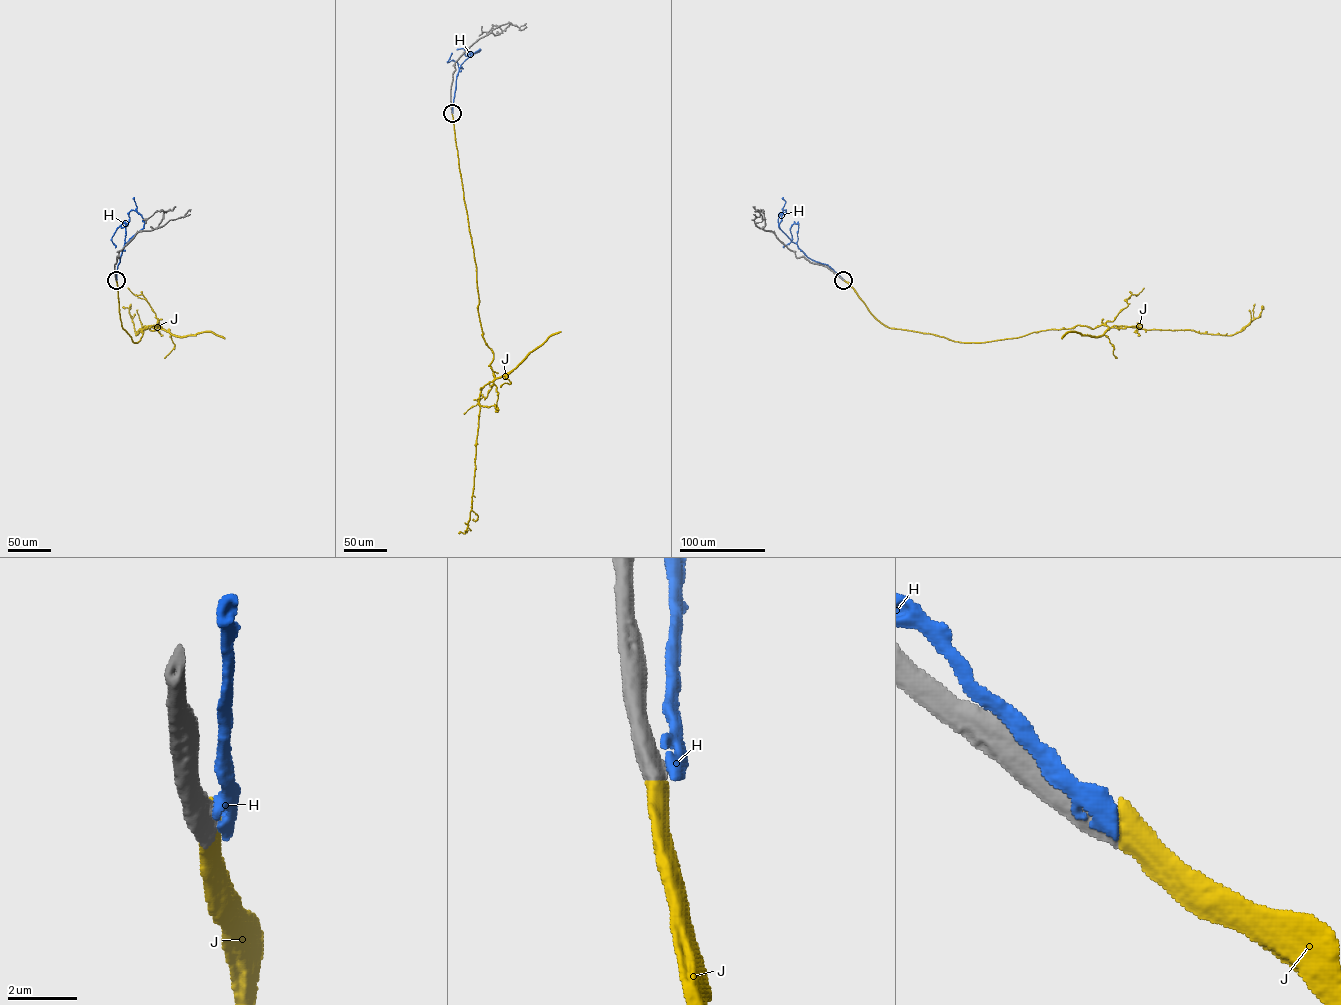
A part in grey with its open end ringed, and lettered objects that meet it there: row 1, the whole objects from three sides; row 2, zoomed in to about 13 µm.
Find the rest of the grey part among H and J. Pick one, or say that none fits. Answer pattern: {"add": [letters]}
{"add": ["J"]}

